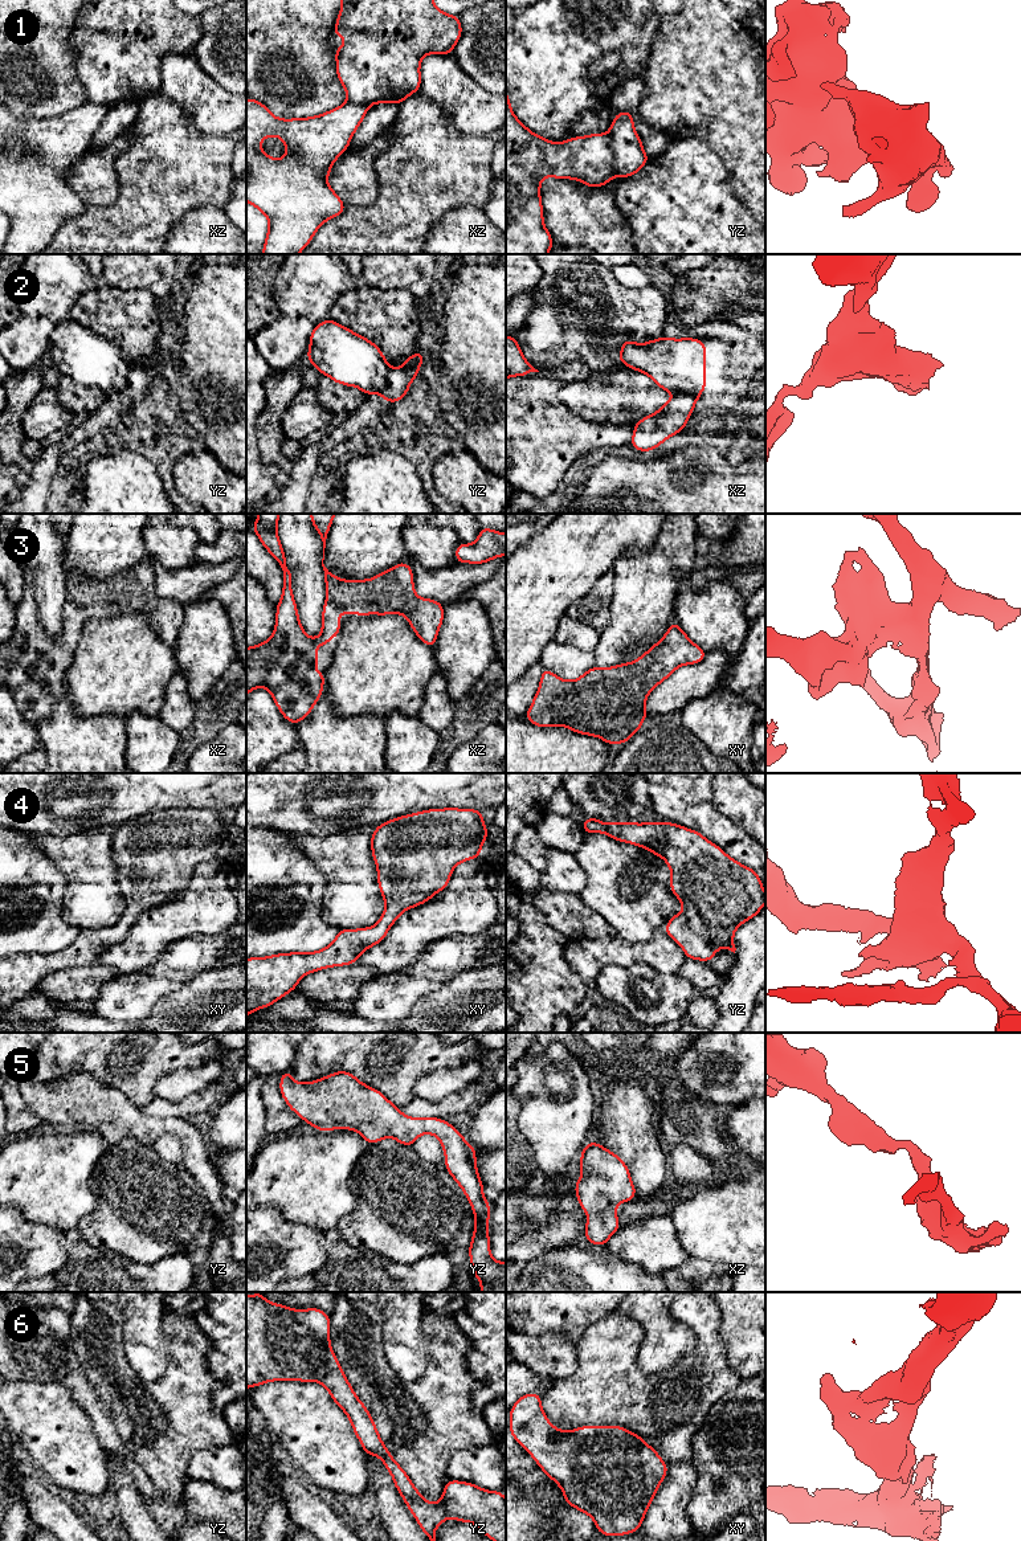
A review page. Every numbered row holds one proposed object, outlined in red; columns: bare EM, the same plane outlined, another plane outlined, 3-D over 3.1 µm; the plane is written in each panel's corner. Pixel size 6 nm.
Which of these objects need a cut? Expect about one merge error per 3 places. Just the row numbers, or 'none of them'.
1, 2

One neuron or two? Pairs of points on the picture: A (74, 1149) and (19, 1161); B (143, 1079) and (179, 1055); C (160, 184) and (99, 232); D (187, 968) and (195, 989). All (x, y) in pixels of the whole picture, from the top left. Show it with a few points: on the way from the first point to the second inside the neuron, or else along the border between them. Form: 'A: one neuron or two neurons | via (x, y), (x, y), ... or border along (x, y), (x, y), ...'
A: one neuron | via (61, 1161), (32, 1161)
B: one neuron | via (152, 1070), (170, 1055)
C: one neuron | via (146, 199), (114, 231)
D: two neurons | border along (220, 968), (205, 971), (164, 996)

